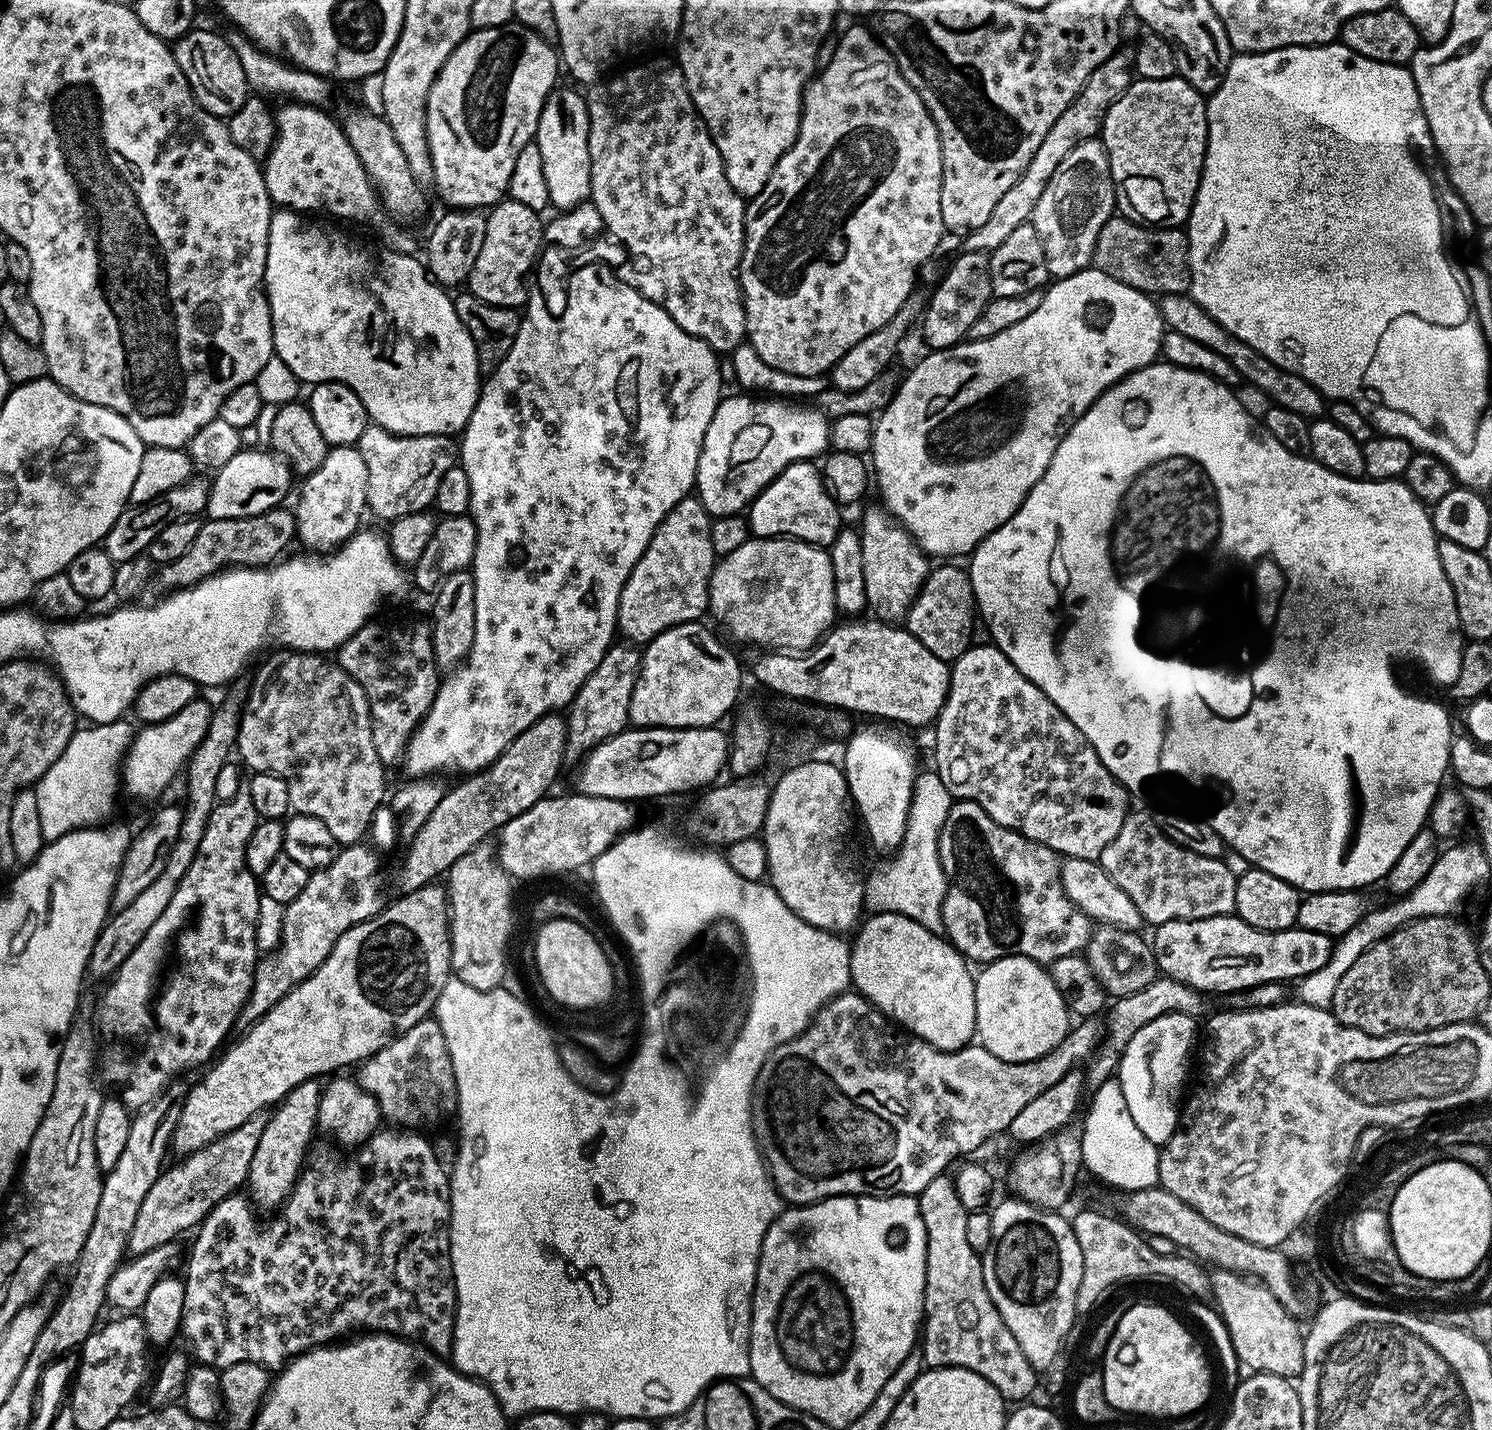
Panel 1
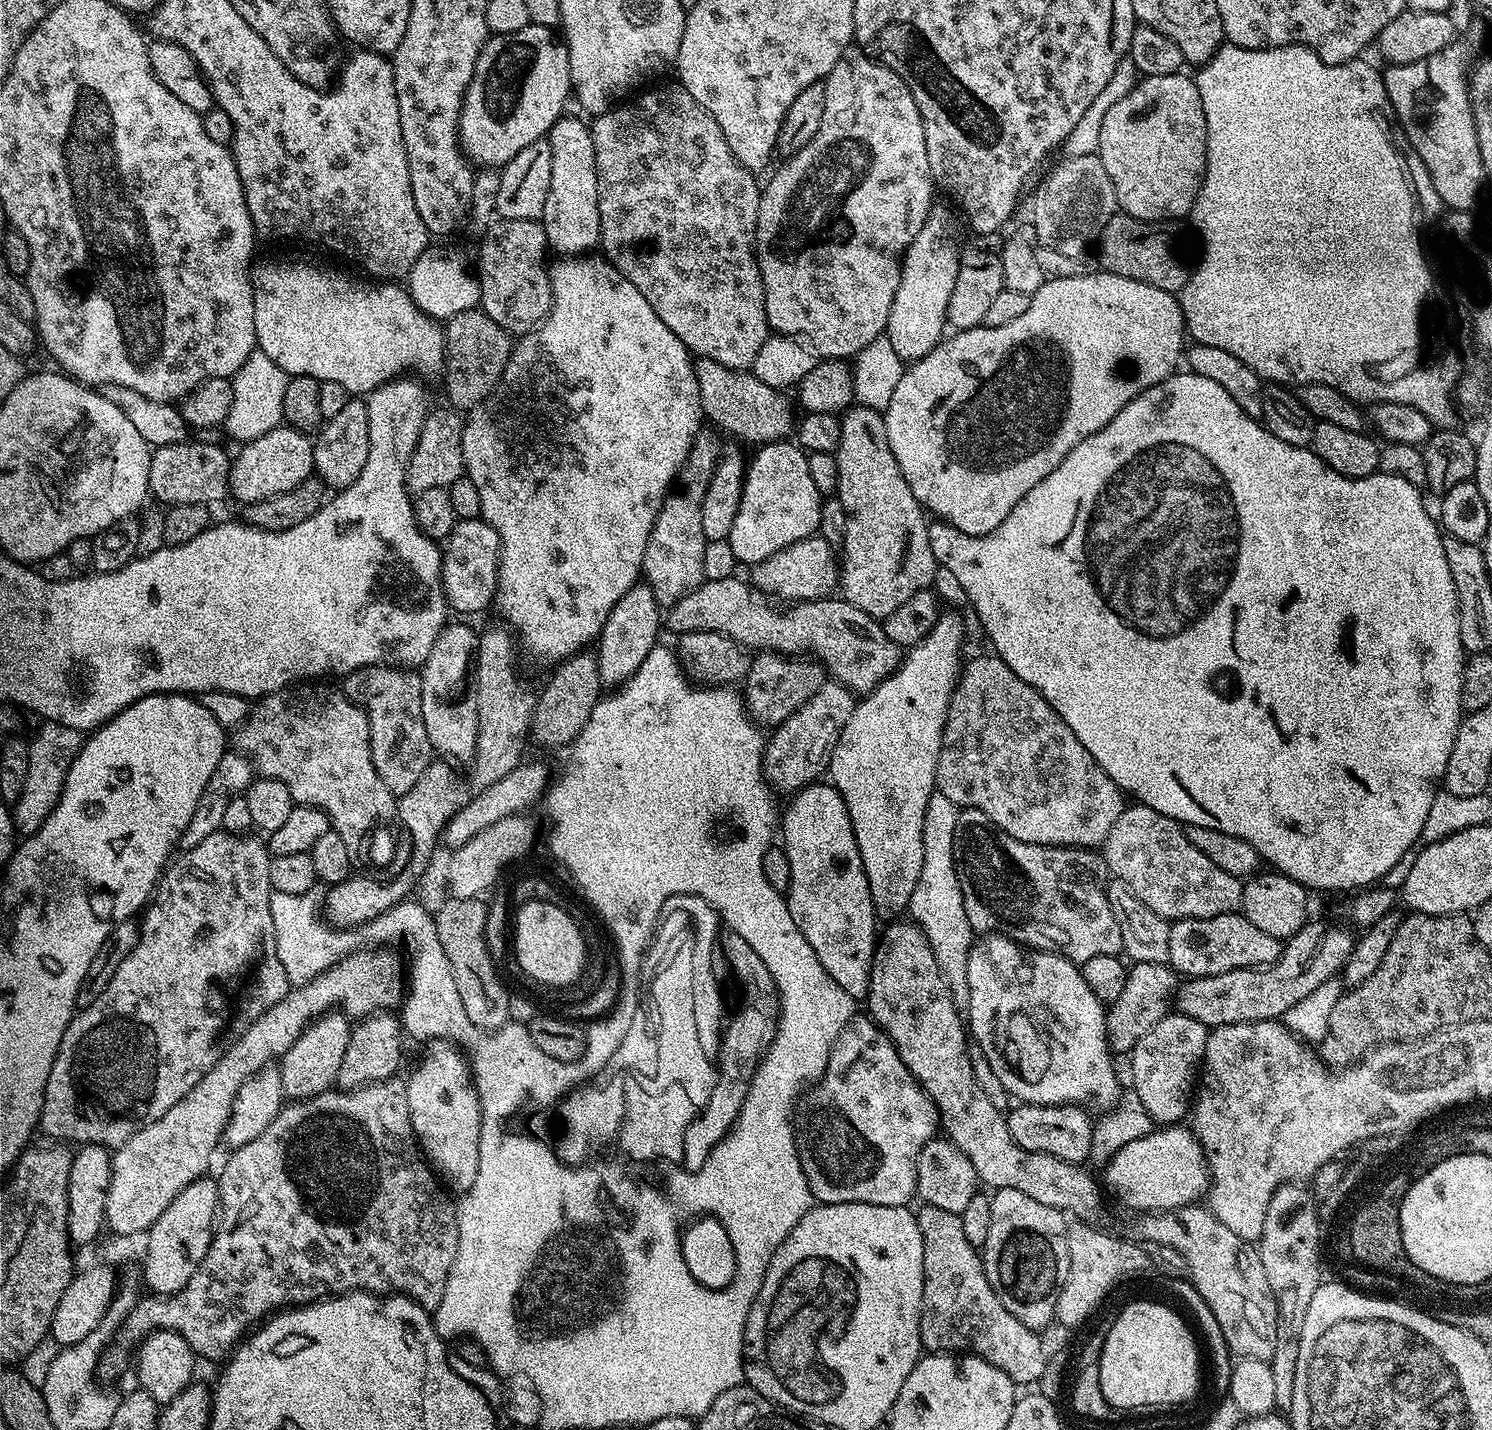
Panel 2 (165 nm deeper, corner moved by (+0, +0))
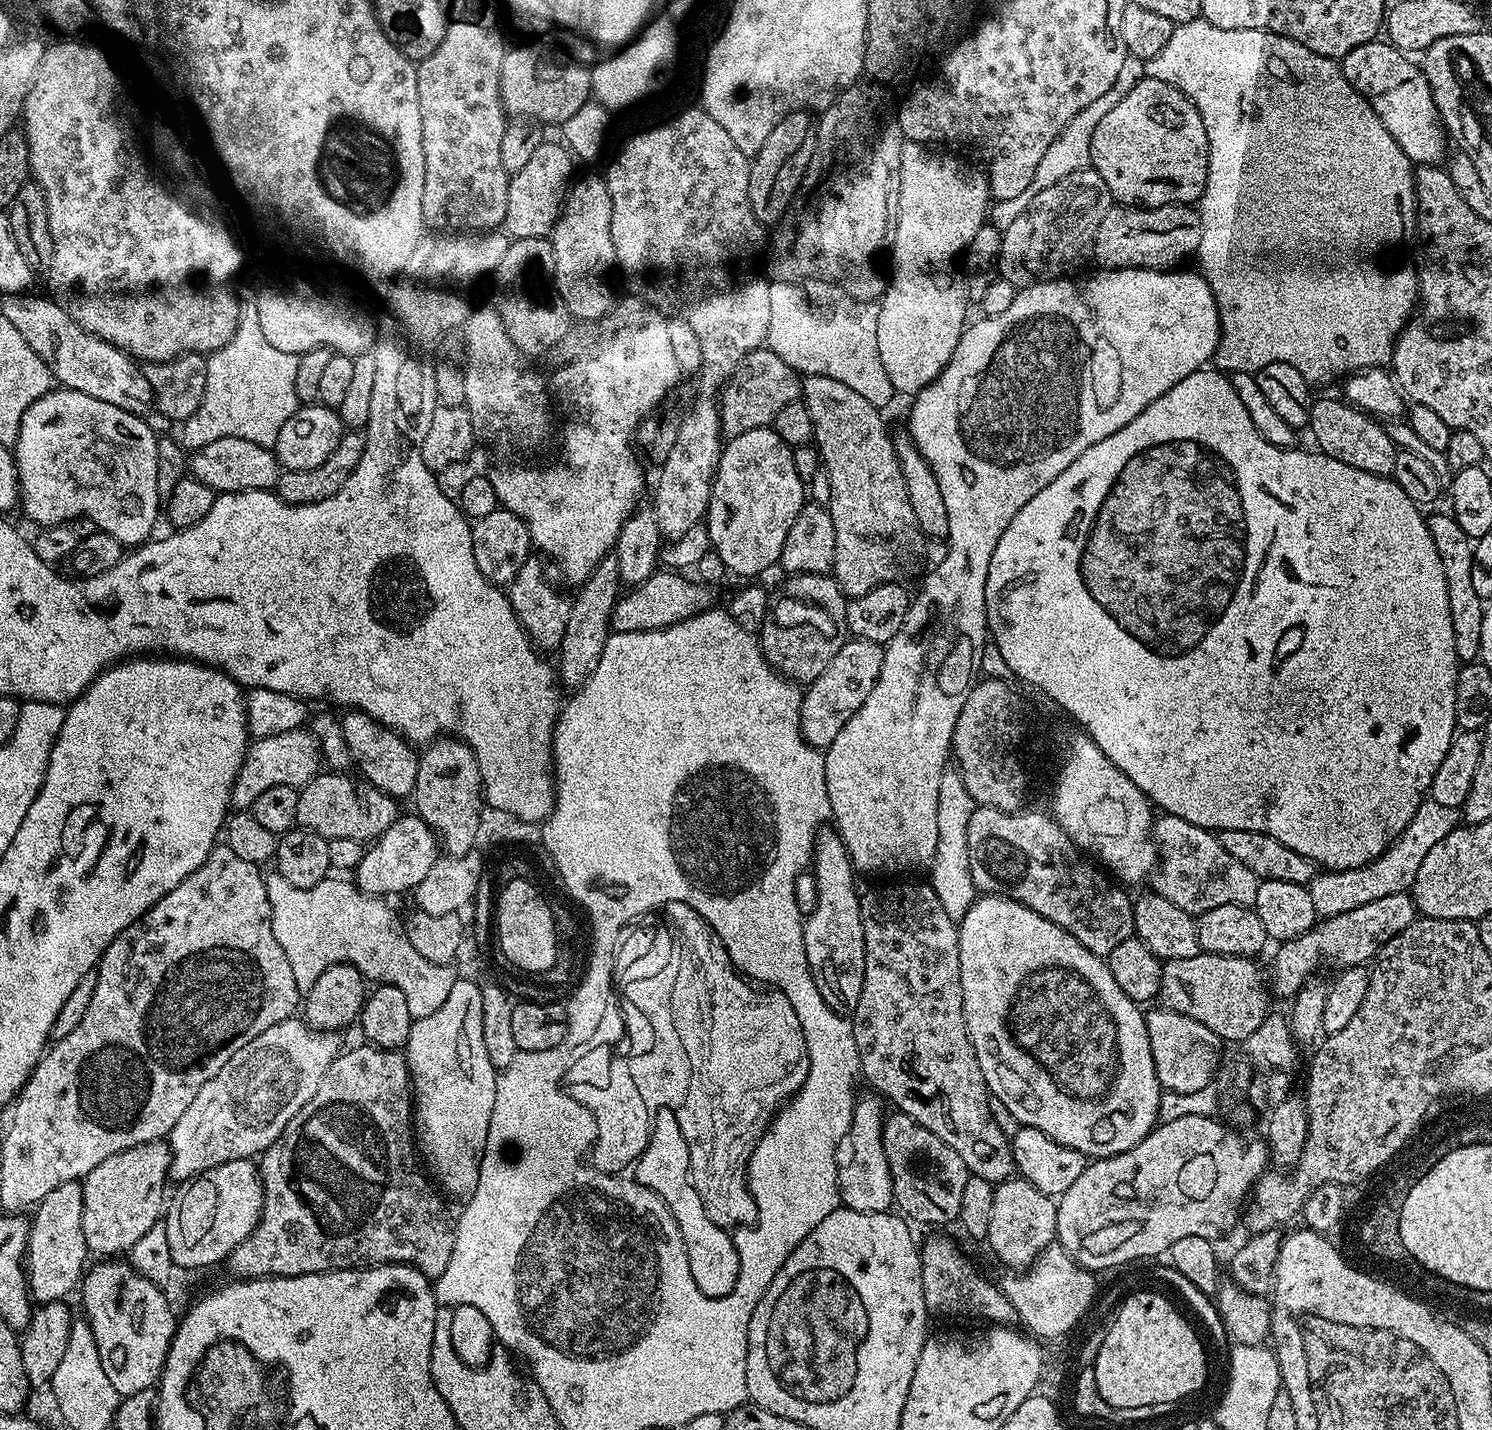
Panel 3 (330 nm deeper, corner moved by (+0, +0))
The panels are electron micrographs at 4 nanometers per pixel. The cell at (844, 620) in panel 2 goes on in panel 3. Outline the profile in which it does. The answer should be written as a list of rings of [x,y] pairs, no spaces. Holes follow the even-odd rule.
[[[658,570],[655,575],[651,576],[646,582],[625,591],[620,599],[616,601],[612,611],[612,632],[649,632],[650,630],[662,630],[675,624],[686,622],[708,611],[713,607],[712,600],[713,589],[703,582],[697,582],[695,579],[687,580],[687,575],[677,574],[672,570]]]

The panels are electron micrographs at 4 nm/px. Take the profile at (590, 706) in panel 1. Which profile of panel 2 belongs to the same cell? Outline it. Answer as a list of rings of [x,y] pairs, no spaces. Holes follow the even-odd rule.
[[[647,582],[636,583],[614,602],[614,610],[610,610],[610,618],[606,618],[606,626],[594,648],[600,682],[605,689],[621,687],[639,670],[642,662],[646,662],[646,654],[657,648],[660,628],[662,632],[662,606]]]

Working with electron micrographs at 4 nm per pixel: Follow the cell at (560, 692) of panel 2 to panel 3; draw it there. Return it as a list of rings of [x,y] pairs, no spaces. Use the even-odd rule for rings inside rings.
[[[615,555],[605,556],[604,561],[596,567],[595,572],[579,587],[580,592],[571,601],[569,620],[566,622],[565,636],[558,649],[560,664],[558,663],[558,676],[572,687],[579,689],[598,670],[598,662],[602,659],[602,652],[606,650],[606,642],[612,627],[612,611],[616,601],[622,595],[620,583],[620,566]]]

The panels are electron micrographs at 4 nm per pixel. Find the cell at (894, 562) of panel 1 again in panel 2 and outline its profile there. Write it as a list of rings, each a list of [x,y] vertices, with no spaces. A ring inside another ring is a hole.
[[[853,406],[843,413],[840,425],[842,438],[838,438],[834,453],[838,462],[835,495],[842,502],[842,510],[846,510],[846,530],[842,555],[838,560],[838,588],[843,599],[858,606],[858,610],[883,618],[894,614],[894,610],[898,610],[906,598],[914,598],[914,594],[933,587],[932,579],[938,573],[938,565],[934,550],[930,550],[929,521],[924,520],[925,509],[921,508],[918,498],[914,498],[914,490],[906,486],[902,470],[898,470],[894,450],[890,450],[890,438],[886,438],[883,415],[873,408]]]

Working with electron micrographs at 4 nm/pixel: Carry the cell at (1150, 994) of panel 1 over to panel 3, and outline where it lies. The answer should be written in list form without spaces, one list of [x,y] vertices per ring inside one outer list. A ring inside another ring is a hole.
[[[1407,891],[1389,894],[1378,901],[1367,902],[1358,909],[1348,910],[1336,917],[1321,919],[1306,934],[1293,940],[1283,941],[1272,960],[1270,972],[1270,992],[1273,997],[1295,997],[1296,993],[1317,975],[1319,968],[1358,968],[1376,959],[1382,946],[1390,942],[1406,926],[1416,919],[1416,901]]]

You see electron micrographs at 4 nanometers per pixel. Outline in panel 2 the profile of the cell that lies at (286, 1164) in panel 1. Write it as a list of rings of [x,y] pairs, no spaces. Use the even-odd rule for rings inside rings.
[[[339,1010],[325,1012],[308,1025],[307,1030],[298,1038],[298,1042],[290,1046],[280,1064],[280,1091],[289,1101],[306,1100],[309,1096],[329,1091],[336,1084],[338,1069],[346,1055],[346,1046],[350,1043],[353,1027],[353,1021]]]

